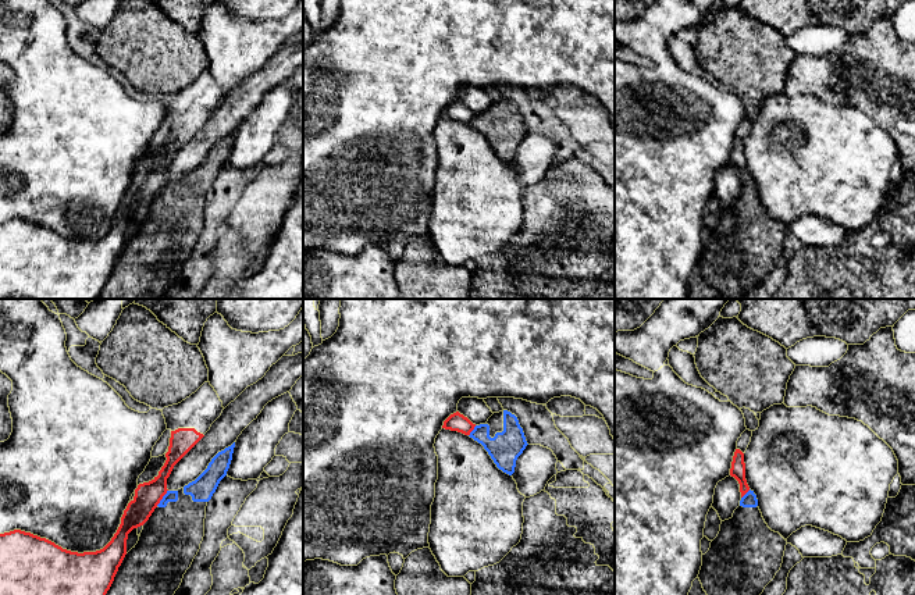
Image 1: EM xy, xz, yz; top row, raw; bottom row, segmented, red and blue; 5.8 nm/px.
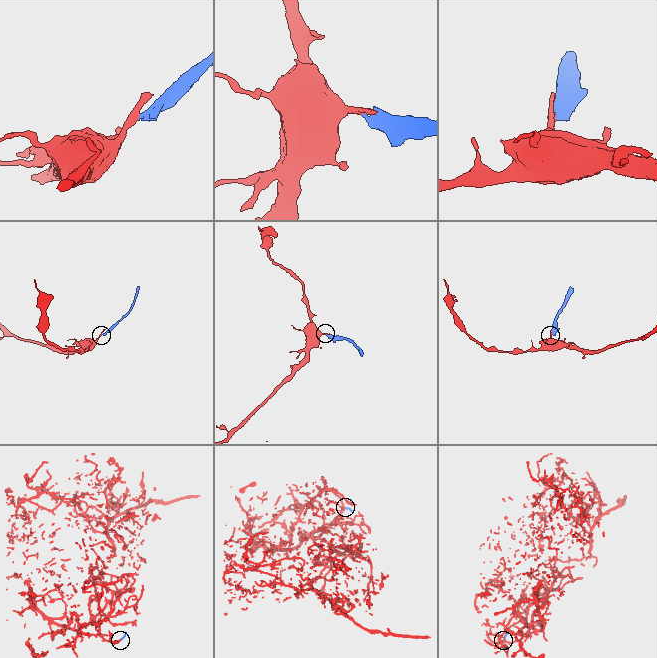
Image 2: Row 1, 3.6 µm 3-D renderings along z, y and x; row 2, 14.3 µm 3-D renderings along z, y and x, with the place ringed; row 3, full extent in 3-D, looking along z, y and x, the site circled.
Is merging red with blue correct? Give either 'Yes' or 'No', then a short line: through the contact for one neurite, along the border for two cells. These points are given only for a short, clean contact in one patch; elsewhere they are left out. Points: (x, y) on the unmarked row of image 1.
No. Line: xy (167, 178), (156, 193)

